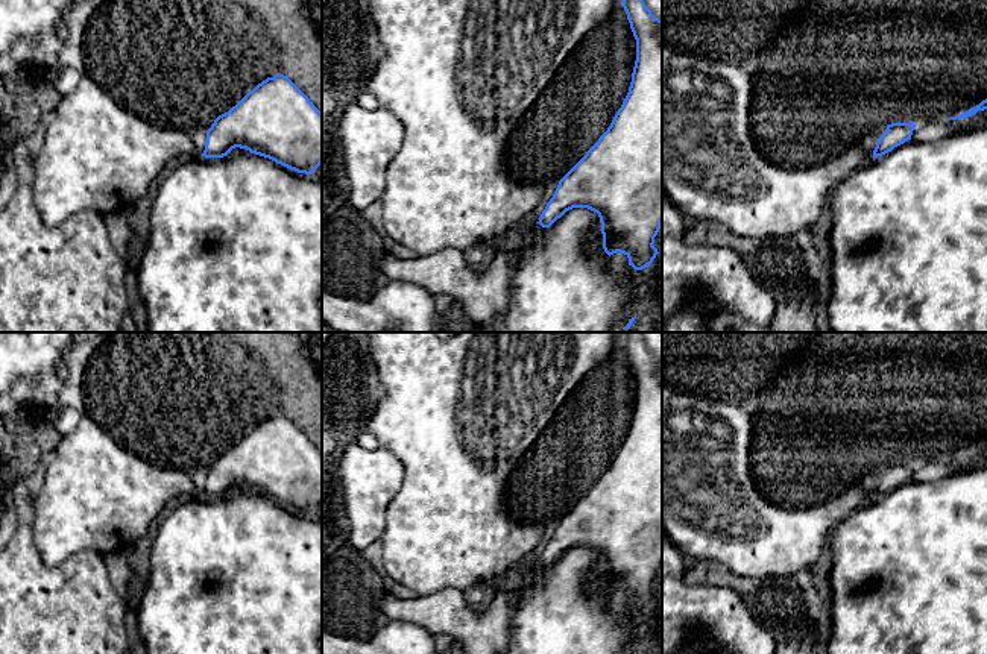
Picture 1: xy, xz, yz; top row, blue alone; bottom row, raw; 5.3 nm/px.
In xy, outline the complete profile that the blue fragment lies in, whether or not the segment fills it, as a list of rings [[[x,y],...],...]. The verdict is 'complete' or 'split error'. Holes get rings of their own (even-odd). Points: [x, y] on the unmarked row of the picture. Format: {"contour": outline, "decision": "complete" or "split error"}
{"contour": [[[287,416],[267,417],[214,460],[207,470],[202,496],[223,498],[235,487],[269,498],[298,513],[313,514],[322,504],[322,452]]], "decision": "complete"}

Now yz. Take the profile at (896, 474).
{"contour": [[[891,463],[887,466],[885,472],[878,478],[876,487],[873,490],[873,498],[882,496],[891,492],[894,487],[911,479],[914,463]]], "decision": "complete"}

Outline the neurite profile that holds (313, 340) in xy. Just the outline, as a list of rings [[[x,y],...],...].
[[[299,332],[299,335],[305,341],[317,372],[322,375],[322,332]]]

